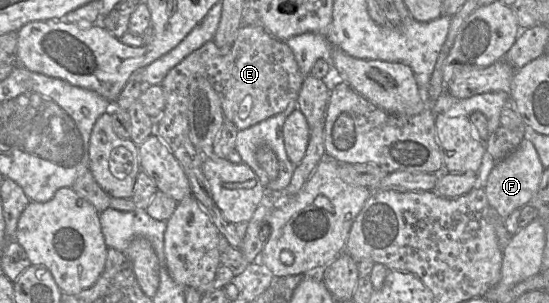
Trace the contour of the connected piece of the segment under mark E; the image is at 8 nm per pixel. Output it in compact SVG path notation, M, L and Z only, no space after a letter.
M242 25L228 53L222 53L213 40L208 41L174 66L160 84L164 91L165 107L162 114L155 120L155 133L181 164L189 180L192 196L206 211L220 234L228 241L231 247L241 249L242 238L238 236L235 224L224 218L213 200L208 181L203 172L203 153L190 140L188 121L189 85L195 77L204 77L208 80L220 99L225 120L232 122L238 130L244 130L283 112L291 101L295 101L298 98L306 76L301 73L294 54L286 41L273 37L262 25Z

